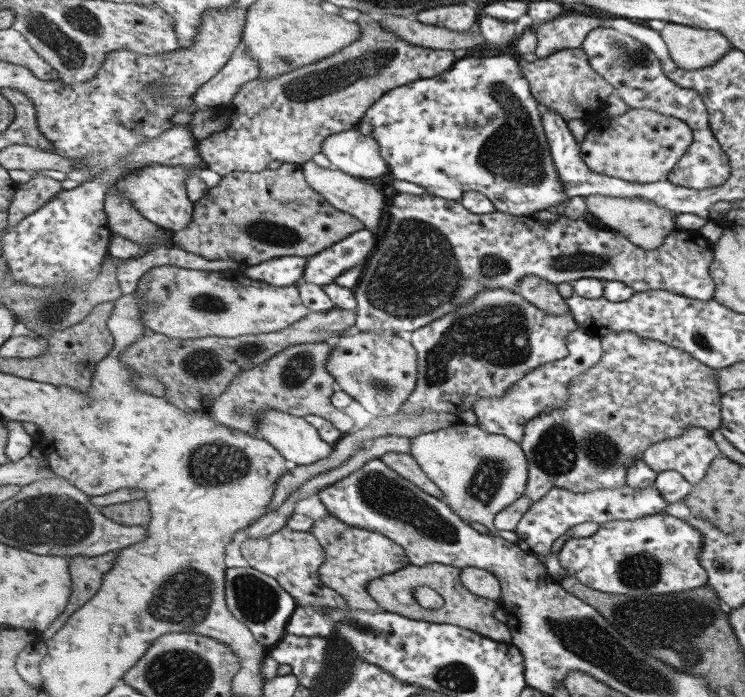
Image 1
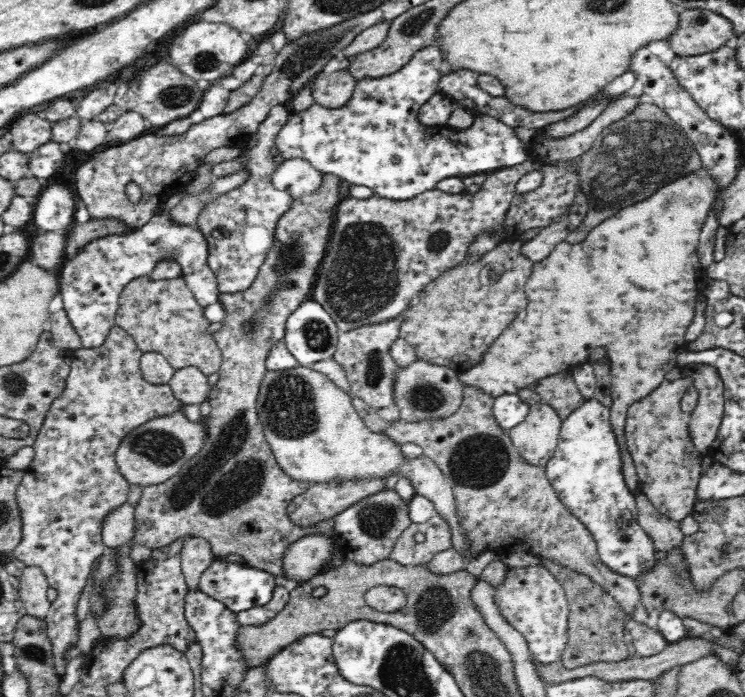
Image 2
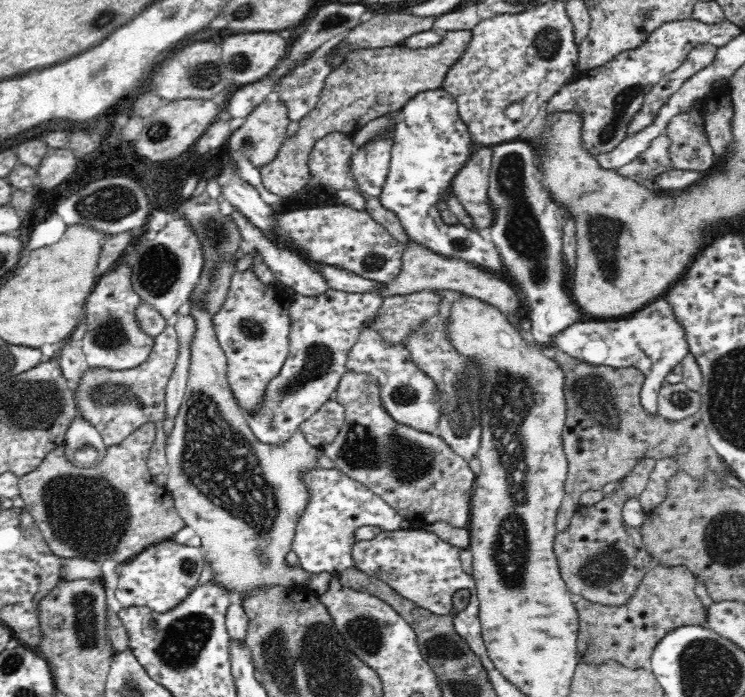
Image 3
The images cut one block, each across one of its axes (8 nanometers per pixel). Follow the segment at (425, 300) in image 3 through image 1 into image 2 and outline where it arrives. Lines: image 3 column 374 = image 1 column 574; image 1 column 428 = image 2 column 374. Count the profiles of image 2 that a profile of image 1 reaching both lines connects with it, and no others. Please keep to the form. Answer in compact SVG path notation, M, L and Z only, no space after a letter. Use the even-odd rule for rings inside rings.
M406 308L398 318L382 324L362 326L354 330L341 331L333 358L342 363L346 371L347 381L350 383L349 393L362 398L367 405L376 411L385 421L392 423L400 419L398 407L391 397L391 384L397 364L389 355L391 342L398 337L399 318L408 310Z

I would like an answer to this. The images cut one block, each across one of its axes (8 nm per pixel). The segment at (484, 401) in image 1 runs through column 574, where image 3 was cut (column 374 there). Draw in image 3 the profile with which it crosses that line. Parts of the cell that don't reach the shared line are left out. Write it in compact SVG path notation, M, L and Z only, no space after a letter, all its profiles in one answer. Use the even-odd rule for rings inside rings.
M366 326L361 331L359 331L356 342L350 347L345 362L345 369L347 371L350 371L351 373L367 374L368 376L375 378L378 383L377 393L380 405L382 405L382 409L386 411L388 415L390 415L392 421L396 422L398 425L408 426L408 428L416 430L418 432L436 434L438 418L440 418L440 407L438 398L436 397L437 390L435 384L432 383L431 380L421 370L418 370L418 367L414 364L410 351L406 348L406 346L394 346L393 348L390 348L390 346L383 344L383 341L380 340L378 333L375 333L374 330L372 330L369 326Z

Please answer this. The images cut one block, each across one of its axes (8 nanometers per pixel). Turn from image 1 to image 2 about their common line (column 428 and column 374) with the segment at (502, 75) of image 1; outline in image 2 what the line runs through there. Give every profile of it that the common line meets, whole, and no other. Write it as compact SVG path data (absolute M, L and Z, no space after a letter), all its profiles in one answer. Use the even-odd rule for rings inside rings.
M432 44L425 48L418 50L414 54L413 58L397 73L390 77L383 78L366 78L355 84L355 89L352 94L352 98L342 106L342 108L326 108L318 103L314 106L308 107L306 110L295 111L290 120L280 129L277 134L275 146L278 148L279 154L286 159L291 158L304 158L314 167L320 169L324 174L334 174L340 177L342 180L346 180L351 185L364 185L374 189L374 192L382 197L398 200L411 200L418 196L420 193L424 193L427 190L436 189L436 186L440 180L448 178L449 176L456 175L457 177L466 177L476 174L489 174L498 169L505 169L506 167L513 167L517 164L528 160L529 145L522 143L517 137L514 127L508 126L503 122L500 122L497 118L490 115L478 115L473 120L473 123L466 130L457 130L450 128L448 125L434 125L426 126L418 119L418 114L422 110L422 106L429 101L432 96L439 92L439 82L444 75L443 71L444 58L442 53L439 52L439 47L436 44Z

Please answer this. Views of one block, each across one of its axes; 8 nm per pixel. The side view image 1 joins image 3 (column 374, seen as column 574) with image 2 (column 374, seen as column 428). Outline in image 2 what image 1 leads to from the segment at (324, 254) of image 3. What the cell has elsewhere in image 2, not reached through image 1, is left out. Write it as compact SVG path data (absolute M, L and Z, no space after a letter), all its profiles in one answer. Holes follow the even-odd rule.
M528 159L522 164L493 171L487 174L486 181L476 194L447 193L436 188L420 193L411 200L390 199L376 193L367 199L352 197L342 200L338 204L329 246L312 290L313 299L330 313L340 332L398 318L439 274L470 258L470 248L478 236L506 236L504 222L513 202L516 181L523 174L539 170L540 167L537 160L532 162Z

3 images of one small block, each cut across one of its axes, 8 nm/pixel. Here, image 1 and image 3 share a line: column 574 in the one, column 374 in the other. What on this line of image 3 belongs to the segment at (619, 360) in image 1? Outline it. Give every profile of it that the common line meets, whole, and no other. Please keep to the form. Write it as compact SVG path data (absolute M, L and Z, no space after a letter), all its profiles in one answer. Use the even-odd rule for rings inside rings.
M350 371L342 376L334 396L345 407L345 423L334 441L323 447L326 456L343 474L370 487L408 522L423 525L442 520L452 526L468 526L470 497L477 478L468 465L469 461L455 454L437 434L418 432L392 421L382 409L377 392L378 383L374 377Z

